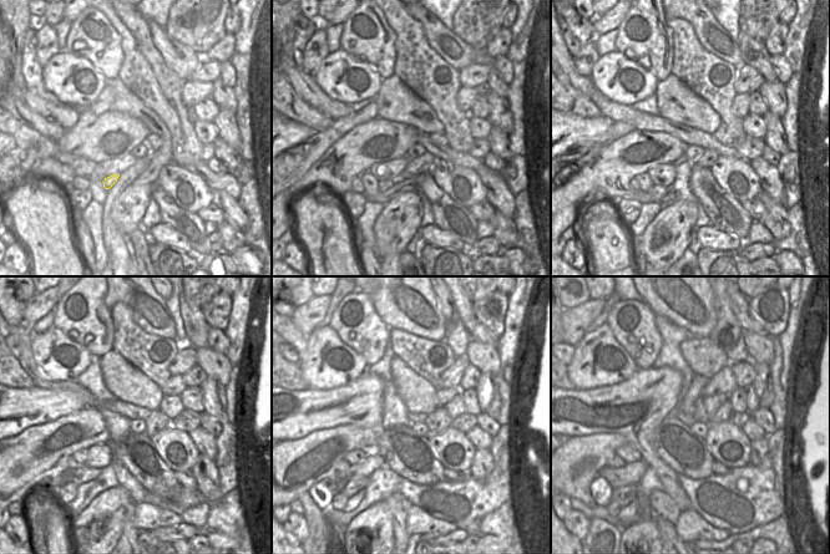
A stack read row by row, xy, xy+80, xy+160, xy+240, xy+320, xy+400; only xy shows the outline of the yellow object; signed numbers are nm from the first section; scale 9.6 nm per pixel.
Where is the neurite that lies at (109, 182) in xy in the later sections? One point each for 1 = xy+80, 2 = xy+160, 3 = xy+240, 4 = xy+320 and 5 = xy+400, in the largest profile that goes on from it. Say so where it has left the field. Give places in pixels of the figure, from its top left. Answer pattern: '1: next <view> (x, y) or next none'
1: next xy+80 (384, 186)
2: next xy+160 (654, 194)
3: next xy+240 (82, 474)
4: next xy+320 (355, 484)
5: next xy+400 (623, 496)

